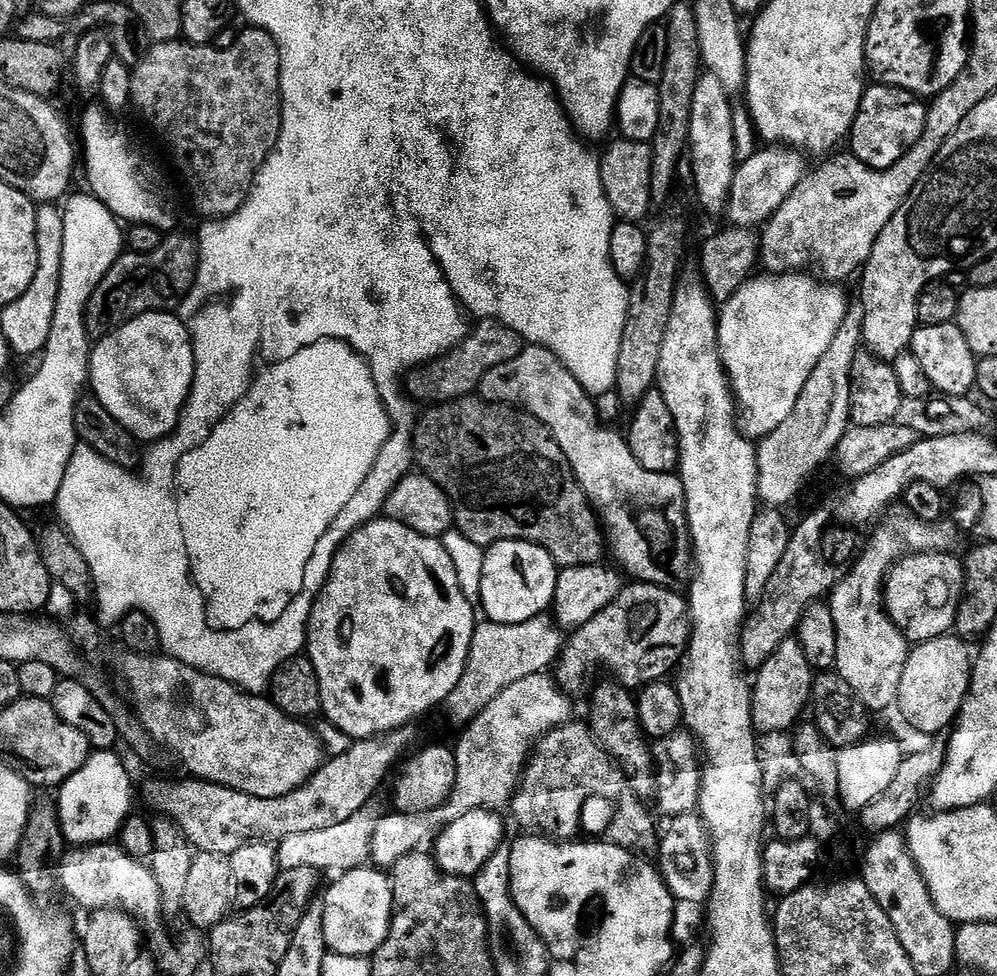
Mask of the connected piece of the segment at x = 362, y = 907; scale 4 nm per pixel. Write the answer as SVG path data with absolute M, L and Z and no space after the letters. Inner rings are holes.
M367 867L357 868L355 872L341 875L340 880L328 892L322 903L324 913L324 940L328 943L328 952L337 956L372 958L380 951L380 947L388 940L392 929L392 886L387 879L379 876L379 871L368 872Z

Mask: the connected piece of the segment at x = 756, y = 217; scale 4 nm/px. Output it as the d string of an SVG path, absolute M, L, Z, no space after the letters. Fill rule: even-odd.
M781 145L766 146L737 167L731 194L726 205L726 216L735 227L757 227L767 223L782 202L790 196L806 175L805 157L798 152L784 152Z

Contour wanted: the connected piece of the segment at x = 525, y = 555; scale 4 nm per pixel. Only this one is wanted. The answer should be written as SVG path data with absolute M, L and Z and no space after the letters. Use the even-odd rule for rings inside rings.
M503 540L493 544L483 553L484 565L480 568L480 604L489 621L493 624L521 624L530 622L535 616L545 615L556 599L556 578L558 565L555 558L544 548L521 540Z

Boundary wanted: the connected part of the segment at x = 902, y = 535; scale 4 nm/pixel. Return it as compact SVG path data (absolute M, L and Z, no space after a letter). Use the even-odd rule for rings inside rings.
M893 511L873 527L866 547L849 567L847 576L836 583L830 593L834 614L834 630L838 630L838 654L835 671L843 687L855 696L865 709L880 712L897 703L902 686L902 670L906 670L910 641L896 628L884 610L884 582L891 568L903 556L917 552L936 552L940 532L920 528L920 520L907 511Z

